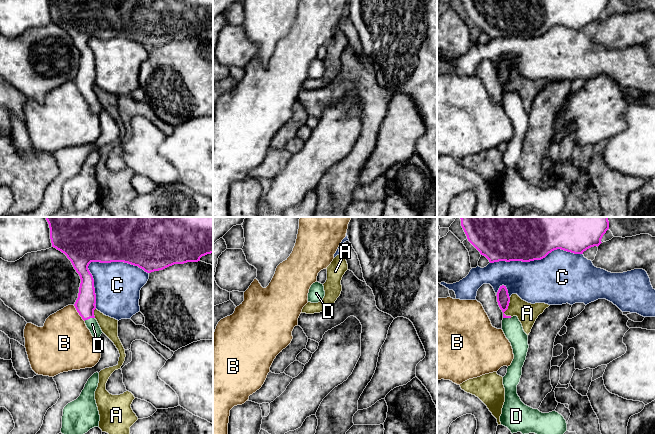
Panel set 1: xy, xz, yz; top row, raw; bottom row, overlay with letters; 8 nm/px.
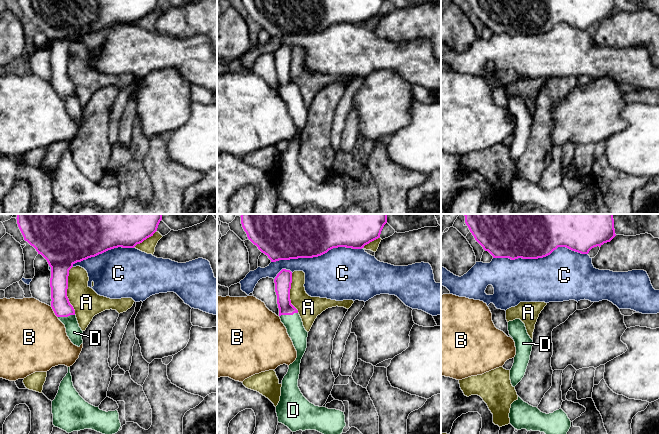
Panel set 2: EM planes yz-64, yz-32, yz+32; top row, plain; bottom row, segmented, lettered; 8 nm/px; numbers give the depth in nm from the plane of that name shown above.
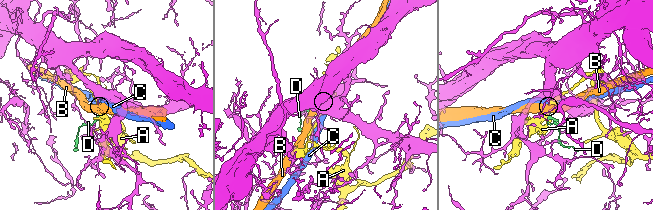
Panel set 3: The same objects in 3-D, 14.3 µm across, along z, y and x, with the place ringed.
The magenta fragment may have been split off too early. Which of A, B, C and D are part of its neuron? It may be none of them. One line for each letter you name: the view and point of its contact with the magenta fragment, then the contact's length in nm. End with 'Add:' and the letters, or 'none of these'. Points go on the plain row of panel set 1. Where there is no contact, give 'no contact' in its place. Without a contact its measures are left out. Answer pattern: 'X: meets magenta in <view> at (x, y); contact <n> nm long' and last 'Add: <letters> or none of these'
D: meets magenta in xy at (89, 94); contact 90 nm long
Add: D

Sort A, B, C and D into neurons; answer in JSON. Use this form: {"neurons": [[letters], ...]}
{"neurons": [["A"], ["B"], ["C"], ["D"]]}

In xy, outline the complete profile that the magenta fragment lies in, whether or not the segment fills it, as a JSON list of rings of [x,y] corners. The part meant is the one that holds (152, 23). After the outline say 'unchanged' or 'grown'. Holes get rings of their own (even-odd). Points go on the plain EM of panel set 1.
[[[49,0],[49,4],[52,23],[67,32],[80,52],[81,59],[74,82],[96,115],[99,115],[103,108],[94,92],[96,70],[94,55],[88,45],[91,38],[124,38],[151,49],[174,40],[198,38],[202,32],[213,29],[213,0]]]; grown

